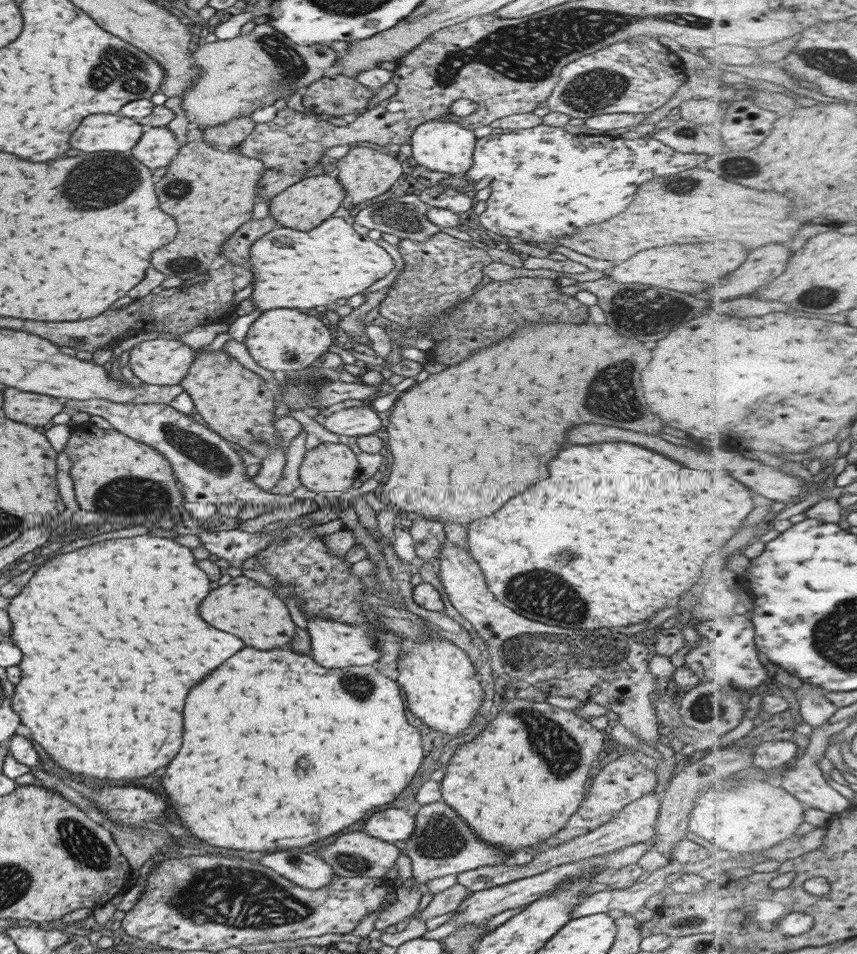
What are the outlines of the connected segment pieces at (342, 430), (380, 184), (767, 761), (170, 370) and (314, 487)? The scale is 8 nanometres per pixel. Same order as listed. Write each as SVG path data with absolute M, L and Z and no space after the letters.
M370 405L333 409L318 420L323 427L337 435L357 437L382 433L381 420Z
M355 146L337 160L335 177L339 184L343 186L345 195L351 198L351 204L363 204L367 200L372 200L381 196L391 188L391 184L401 176L406 166L395 159L395 155L386 151L377 151L369 147Z
M761 738L757 741L754 766L761 768L779 768L795 758L797 745L790 740L767 740Z
M163 338L142 341L127 353L127 364L137 379L156 386L179 385L195 357L195 351L183 341Z
M321 443L306 450L299 465L299 482L311 492L345 492L357 471L355 454L341 443Z

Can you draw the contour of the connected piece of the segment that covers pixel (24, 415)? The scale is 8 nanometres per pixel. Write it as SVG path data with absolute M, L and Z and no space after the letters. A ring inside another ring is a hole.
M1 387L3 416L32 428L43 430L50 420L64 411L63 397L55 398L43 394L23 393L10 387ZM43 426L43 428L41 428Z

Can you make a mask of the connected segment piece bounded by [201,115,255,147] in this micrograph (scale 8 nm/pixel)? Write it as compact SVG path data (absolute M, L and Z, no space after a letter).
M247 115L245 118L239 117L234 121L221 124L218 127L203 126L203 139L209 141L215 146L233 146L233 144L240 144L243 139L251 133L255 122Z

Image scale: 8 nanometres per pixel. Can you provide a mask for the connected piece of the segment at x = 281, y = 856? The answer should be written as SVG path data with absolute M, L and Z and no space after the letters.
M285 850L277 854L261 856L261 865L301 886L317 890L331 884L334 871L317 856L303 854L297 850Z

